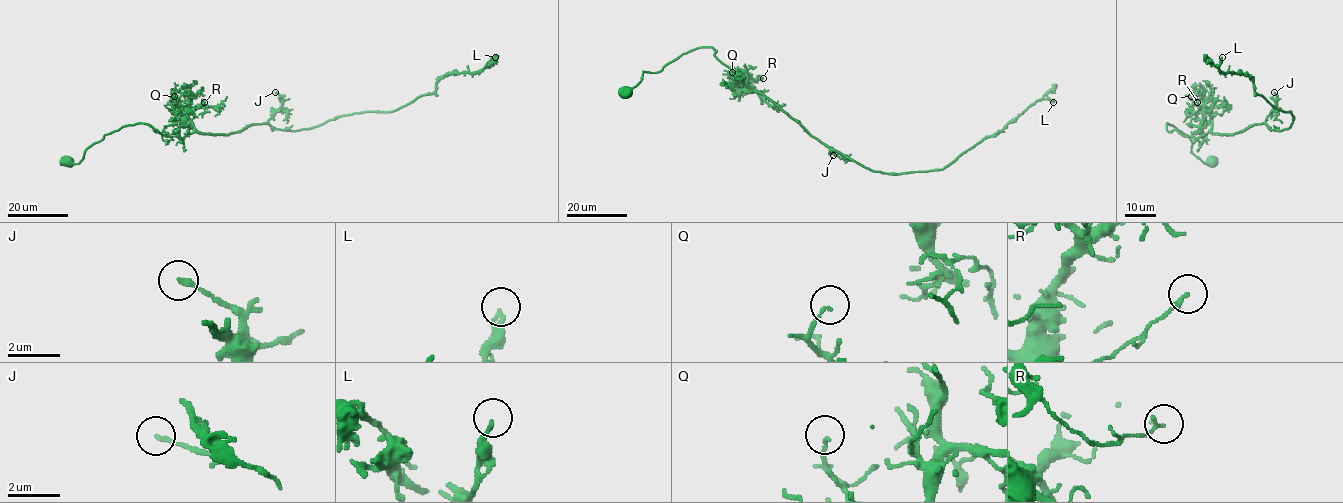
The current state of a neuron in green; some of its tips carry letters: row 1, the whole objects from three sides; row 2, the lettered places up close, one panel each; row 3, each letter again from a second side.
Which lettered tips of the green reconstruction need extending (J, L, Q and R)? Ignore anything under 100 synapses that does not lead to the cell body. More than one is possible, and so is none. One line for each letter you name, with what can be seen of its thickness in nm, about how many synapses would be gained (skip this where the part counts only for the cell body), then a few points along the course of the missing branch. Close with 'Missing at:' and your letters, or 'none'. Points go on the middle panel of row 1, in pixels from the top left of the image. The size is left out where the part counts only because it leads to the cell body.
Missing at: none

